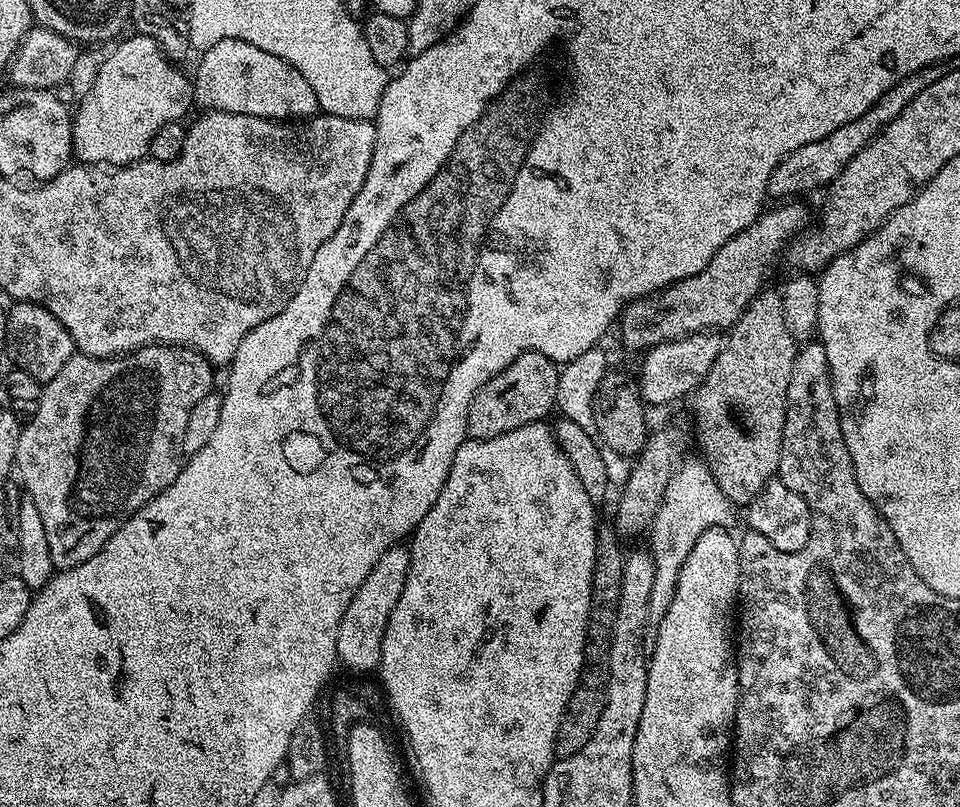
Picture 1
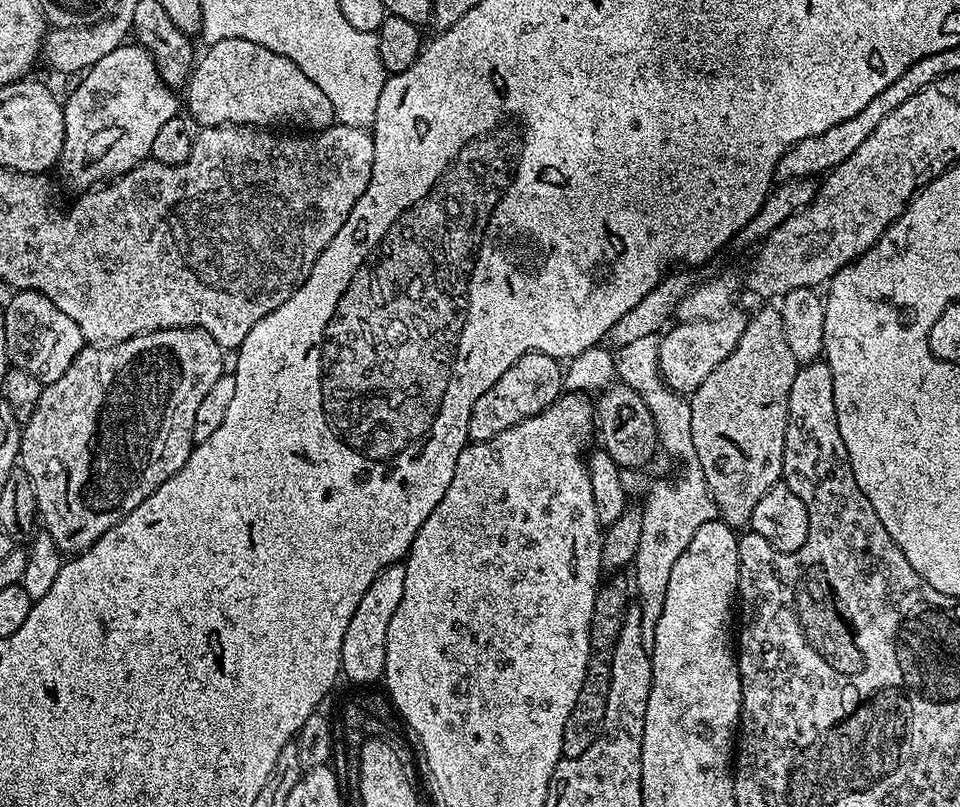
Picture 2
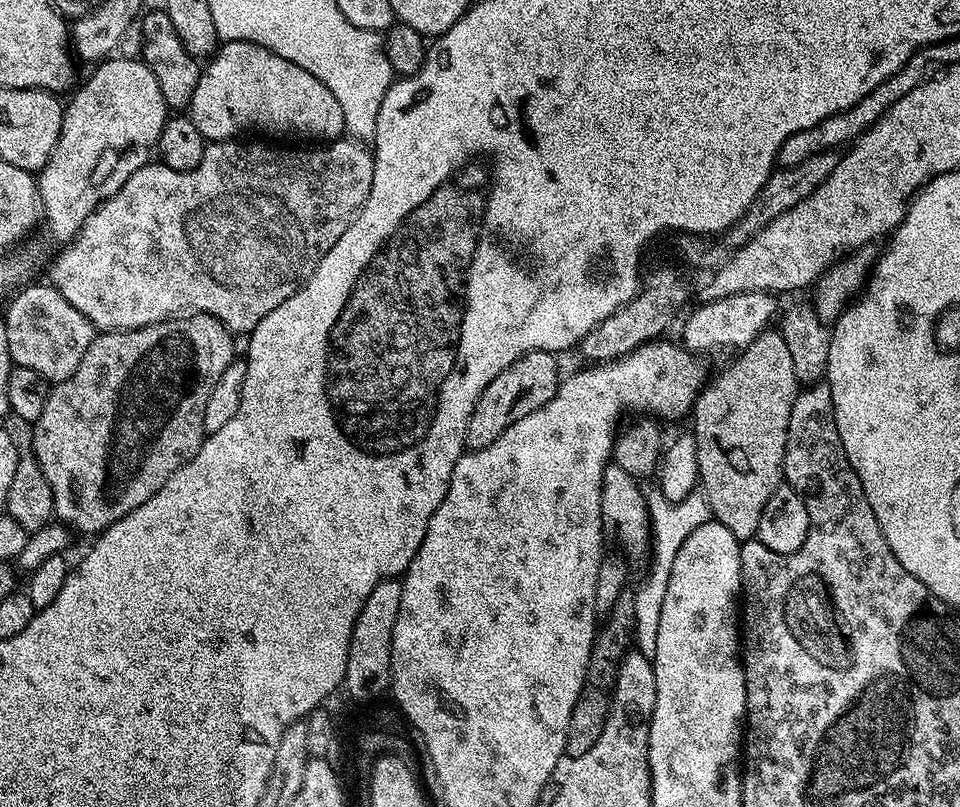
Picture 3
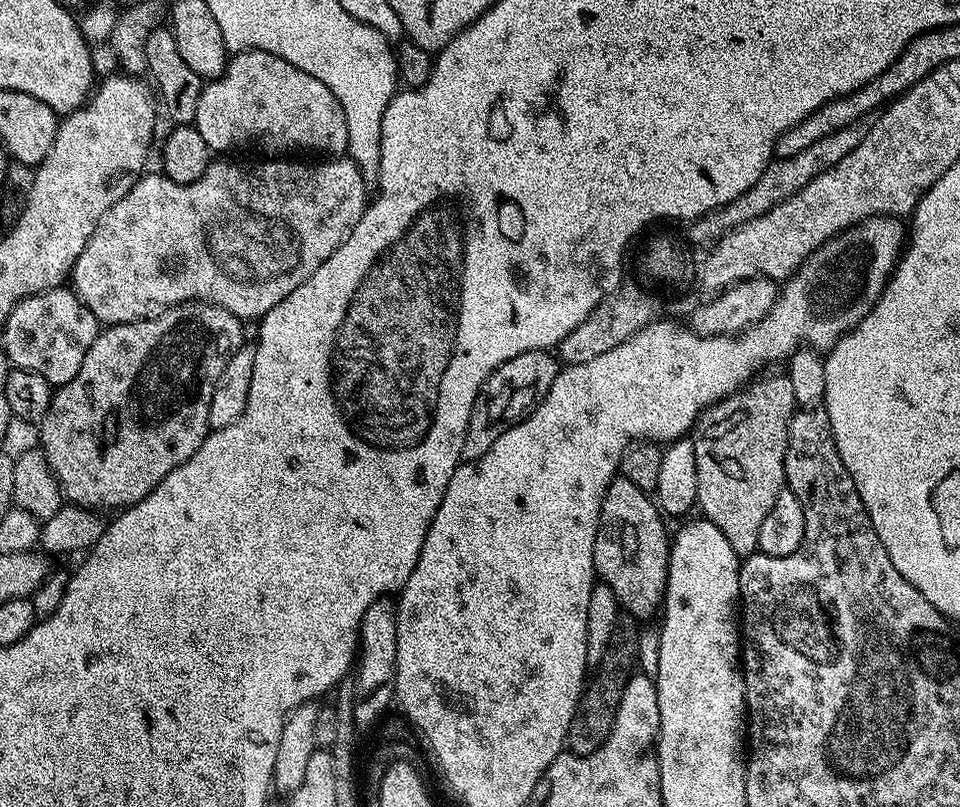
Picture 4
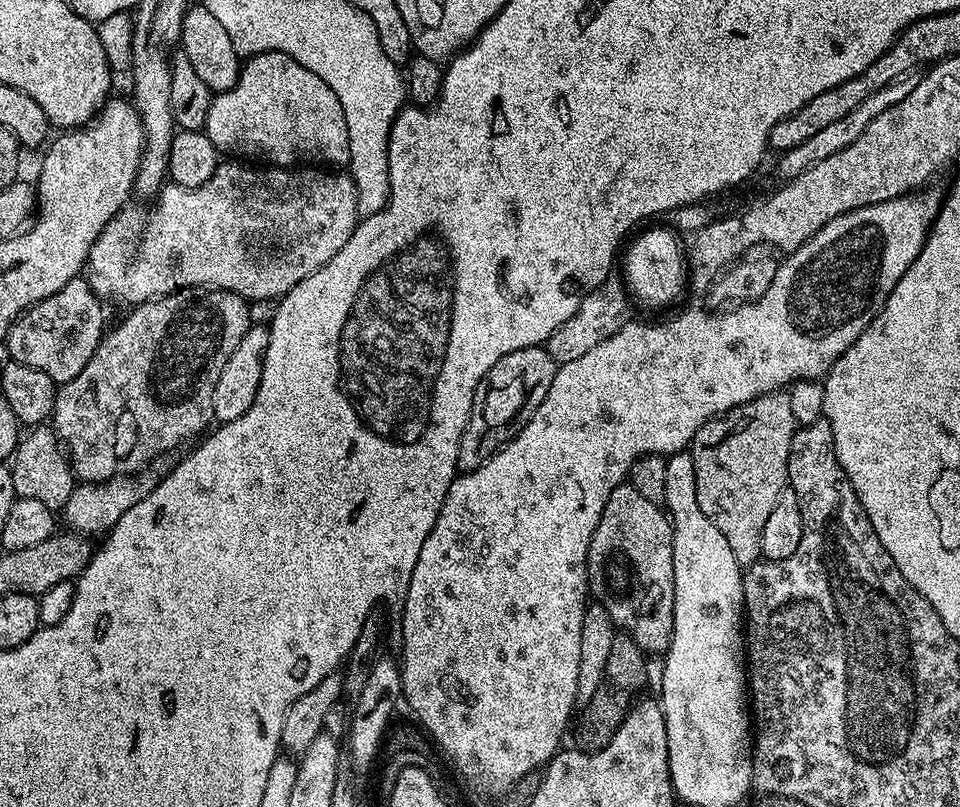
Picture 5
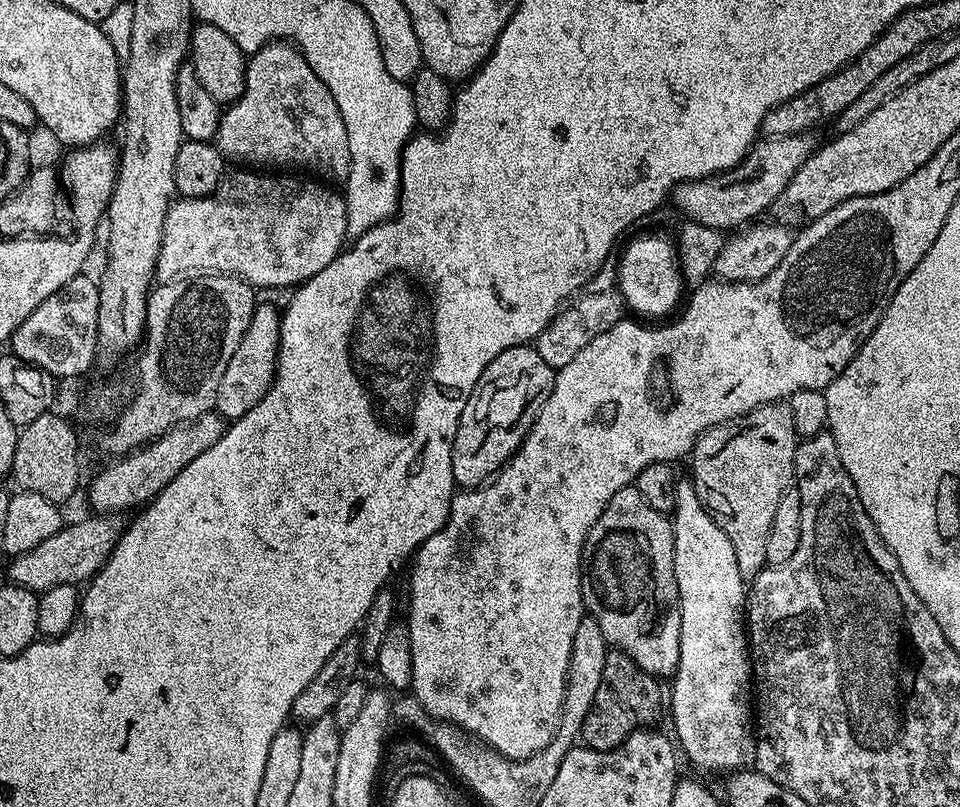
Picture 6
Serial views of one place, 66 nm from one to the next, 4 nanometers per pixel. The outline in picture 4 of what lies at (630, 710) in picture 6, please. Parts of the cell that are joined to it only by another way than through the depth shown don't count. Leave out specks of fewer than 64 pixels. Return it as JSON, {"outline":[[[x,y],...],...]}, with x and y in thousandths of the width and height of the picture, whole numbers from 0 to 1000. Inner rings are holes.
{"outline":[[[650,771],[643,772],[640,786],[629,807],[629,817],[623,824],[625,834],[621,839],[618,836],[611,844],[608,860],[604,864],[604,874],[600,877],[598,890],[594,895],[590,927],[599,937],[615,934],[631,919],[638,903],[638,888],[642,881],[642,872],[646,869],[650,846],[655,839],[653,828],[656,825],[658,828],[664,822],[666,791],[667,783],[660,774],[650,773]]]}

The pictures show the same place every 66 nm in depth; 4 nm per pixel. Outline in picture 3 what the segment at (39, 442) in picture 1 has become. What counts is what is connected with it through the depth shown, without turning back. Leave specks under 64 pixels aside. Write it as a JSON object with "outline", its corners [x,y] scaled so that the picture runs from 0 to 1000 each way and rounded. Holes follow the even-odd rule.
{"outline":[[[213,387],[189,389],[180,395],[170,397],[156,404],[136,406],[133,411],[104,411],[98,416],[93,431],[85,441],[84,449],[81,450],[80,457],[77,458],[76,466],[71,471],[53,477],[48,493],[48,503],[44,503],[44,513],[40,513],[34,529],[38,532],[33,535],[31,560],[36,565],[43,585],[52,602],[54,633],[63,649],[70,652],[79,662],[80,659],[96,659],[95,662],[108,659],[116,649],[123,647],[131,637],[135,637],[135,632],[148,627],[148,622],[152,622],[152,617],[165,612],[165,607],[169,607],[169,602],[173,602],[173,592],[177,592],[177,587],[181,587],[181,582],[185,582],[194,572],[198,572],[198,568],[202,568],[202,563],[206,563],[215,539],[210,528],[215,493],[219,493],[227,468],[231,468],[231,458],[235,458],[235,454],[240,454],[243,449],[242,421],[244,421],[243,413],[233,405],[233,400]]]}

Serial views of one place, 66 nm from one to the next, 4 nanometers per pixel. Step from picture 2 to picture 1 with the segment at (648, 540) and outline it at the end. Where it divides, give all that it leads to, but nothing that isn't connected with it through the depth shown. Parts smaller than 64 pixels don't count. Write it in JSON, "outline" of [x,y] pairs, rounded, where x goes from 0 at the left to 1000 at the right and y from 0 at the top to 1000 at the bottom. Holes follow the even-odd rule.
{"outline":[[[714,569],[700,586],[699,595],[695,599],[694,612],[691,613],[691,620],[675,657],[675,663],[677,662],[675,683],[679,689],[682,709],[680,730],[677,731],[677,743],[674,746],[672,809],[677,810],[683,803],[684,781],[701,743],[702,731],[705,729],[705,714],[715,694],[715,688],[722,680],[723,672],[735,656],[765,653],[767,634],[766,626],[756,617],[732,569]]]}

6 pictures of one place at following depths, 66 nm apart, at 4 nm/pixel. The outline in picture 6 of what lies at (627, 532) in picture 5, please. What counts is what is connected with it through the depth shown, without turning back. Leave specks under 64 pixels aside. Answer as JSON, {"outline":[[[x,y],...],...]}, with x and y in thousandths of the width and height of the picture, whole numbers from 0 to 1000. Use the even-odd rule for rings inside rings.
{"outline":[[[661,602],[644,607],[613,658],[608,673],[606,741],[611,762],[627,776],[629,793],[684,840],[703,834],[708,819],[708,742],[702,716],[699,643],[681,632]]]}

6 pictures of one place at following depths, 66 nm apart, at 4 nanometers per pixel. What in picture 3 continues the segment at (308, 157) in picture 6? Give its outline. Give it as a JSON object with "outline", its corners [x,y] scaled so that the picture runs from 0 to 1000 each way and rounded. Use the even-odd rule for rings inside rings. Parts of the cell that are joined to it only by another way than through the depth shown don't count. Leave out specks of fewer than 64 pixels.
{"outline":[[[251,50],[230,53],[211,81],[206,107],[202,107],[202,121],[196,128],[194,139],[217,176],[250,171],[261,159],[279,169],[305,169],[308,176],[345,176],[359,167],[358,143],[352,121],[348,121],[343,109],[335,107],[323,87],[315,87],[315,82],[306,82],[306,77],[298,77],[298,72],[273,57]]]}

